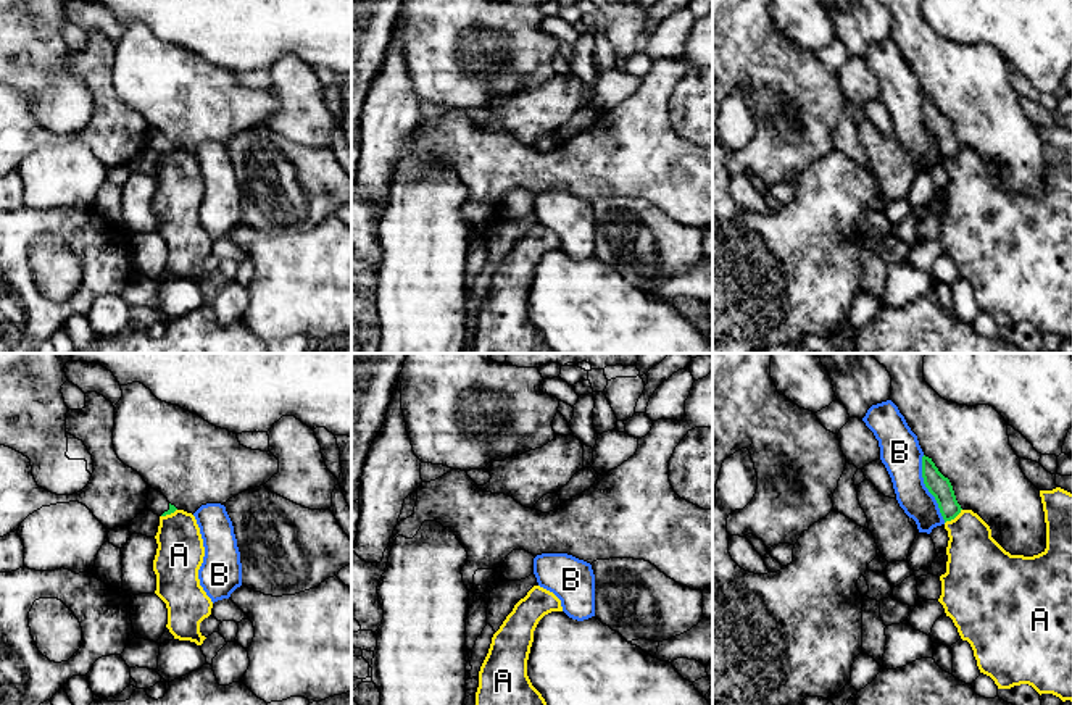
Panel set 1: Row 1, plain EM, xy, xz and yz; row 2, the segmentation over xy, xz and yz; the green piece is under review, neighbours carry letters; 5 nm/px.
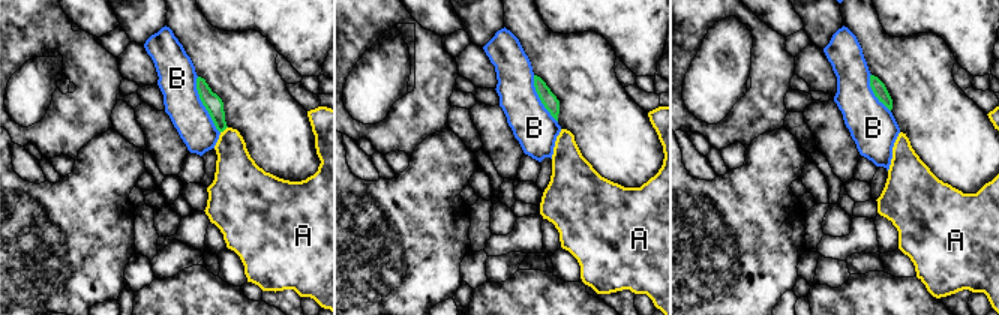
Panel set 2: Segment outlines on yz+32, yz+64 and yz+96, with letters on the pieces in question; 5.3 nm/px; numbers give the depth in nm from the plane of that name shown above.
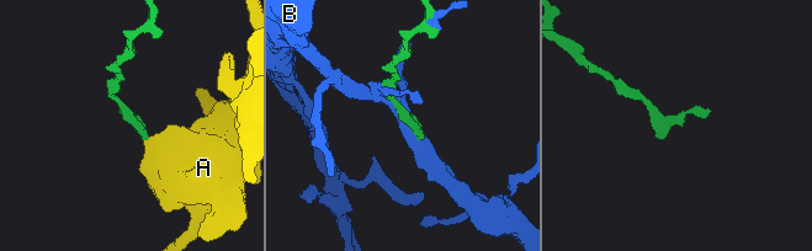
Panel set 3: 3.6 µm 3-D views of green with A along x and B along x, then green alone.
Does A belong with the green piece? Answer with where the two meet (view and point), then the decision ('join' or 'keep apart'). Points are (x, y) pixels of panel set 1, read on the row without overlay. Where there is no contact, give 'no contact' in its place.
yz (953, 157) | keep apart

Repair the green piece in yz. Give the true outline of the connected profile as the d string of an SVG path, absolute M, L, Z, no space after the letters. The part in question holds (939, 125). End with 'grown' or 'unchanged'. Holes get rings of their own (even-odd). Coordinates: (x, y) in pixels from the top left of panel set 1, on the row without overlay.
M925 94L922 95L922 116L925 126L935 136L945 161L954 158L962 147L956 139L953 124L949 118L938 110L932 97Z | unchanged

